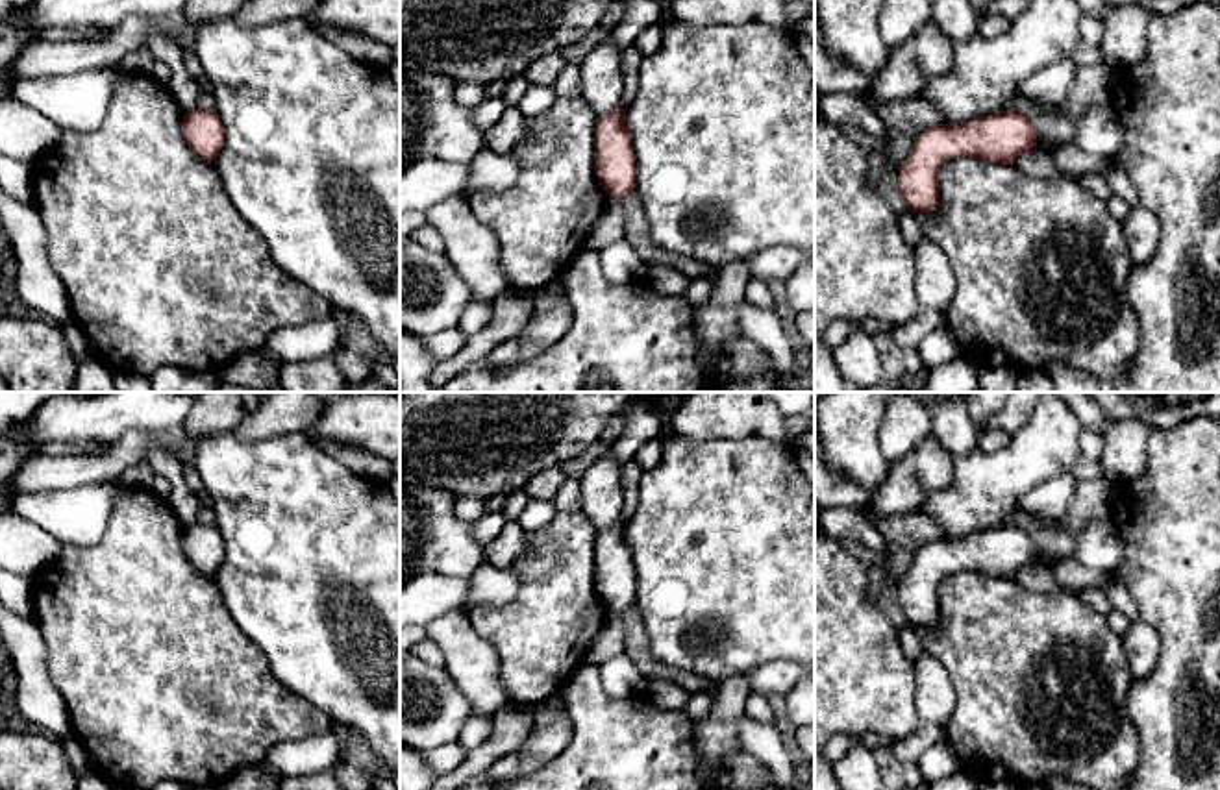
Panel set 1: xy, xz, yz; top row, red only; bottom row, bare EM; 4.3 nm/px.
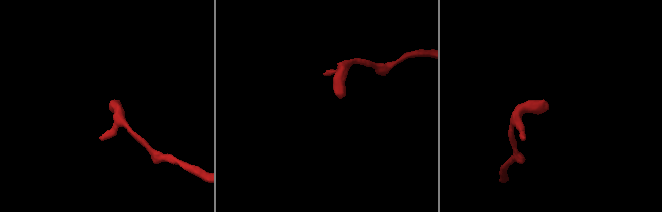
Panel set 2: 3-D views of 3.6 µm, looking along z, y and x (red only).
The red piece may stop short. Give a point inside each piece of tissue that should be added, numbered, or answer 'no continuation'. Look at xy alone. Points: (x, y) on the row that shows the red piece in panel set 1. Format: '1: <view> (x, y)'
no continuation

